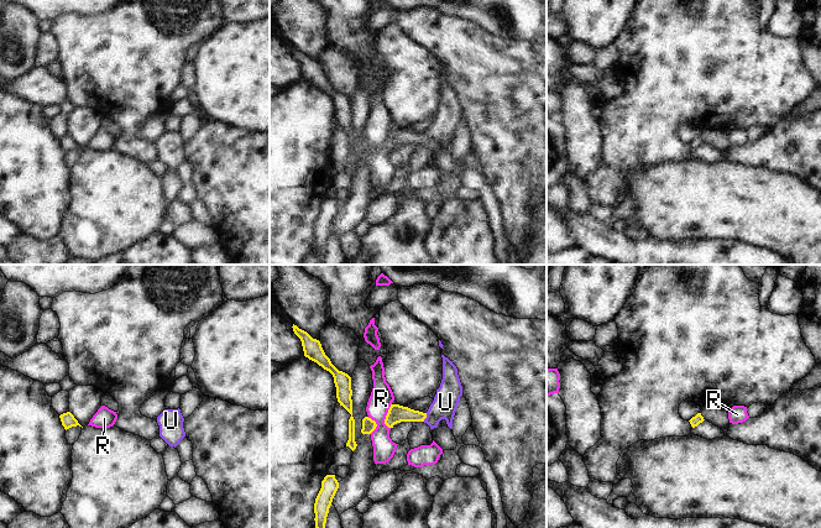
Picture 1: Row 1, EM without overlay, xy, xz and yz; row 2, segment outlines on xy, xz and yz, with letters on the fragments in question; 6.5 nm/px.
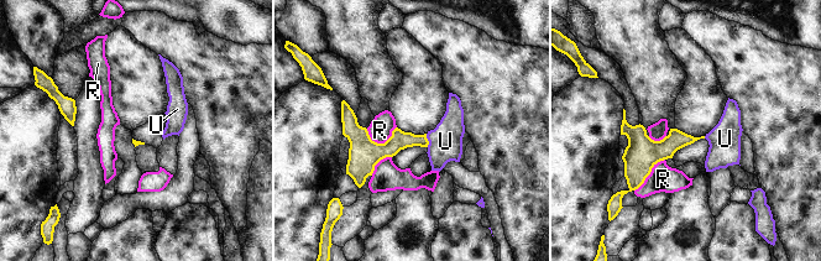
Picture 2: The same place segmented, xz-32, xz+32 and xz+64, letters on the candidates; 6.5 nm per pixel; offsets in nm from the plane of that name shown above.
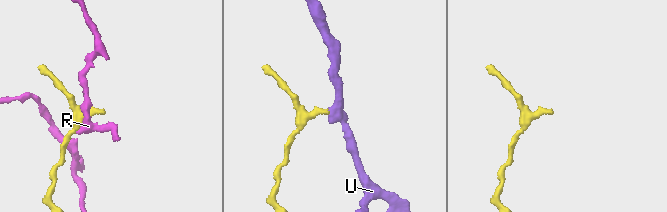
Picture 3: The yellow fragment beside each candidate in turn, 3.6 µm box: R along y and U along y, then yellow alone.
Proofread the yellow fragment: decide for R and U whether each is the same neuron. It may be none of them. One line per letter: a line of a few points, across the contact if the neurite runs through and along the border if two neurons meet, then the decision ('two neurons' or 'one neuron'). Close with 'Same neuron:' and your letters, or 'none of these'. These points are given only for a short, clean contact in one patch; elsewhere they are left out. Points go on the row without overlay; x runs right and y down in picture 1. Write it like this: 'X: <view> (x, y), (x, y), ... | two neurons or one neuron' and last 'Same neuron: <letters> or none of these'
R: two neurons
U: xz (397, 136), (425, 140), (445, 125) | one neuron
Same neuron: U

